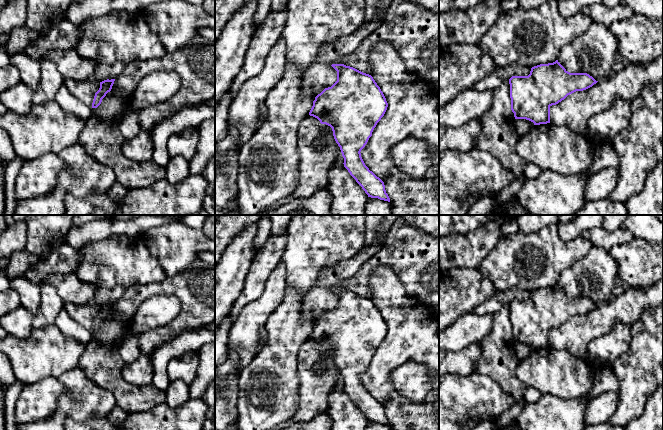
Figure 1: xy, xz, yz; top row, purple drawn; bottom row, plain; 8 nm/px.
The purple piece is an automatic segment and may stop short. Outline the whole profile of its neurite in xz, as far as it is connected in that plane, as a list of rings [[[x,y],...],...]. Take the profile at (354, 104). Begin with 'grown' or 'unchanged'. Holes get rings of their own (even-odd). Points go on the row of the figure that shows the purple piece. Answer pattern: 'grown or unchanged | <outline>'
unchanged | [[[344,64],[331,66],[337,71],[337,81],[315,97],[309,115],[332,128],[334,139],[344,158],[344,167],[368,197],[390,202],[384,182],[369,170],[360,153],[387,110],[386,98],[371,75]]]

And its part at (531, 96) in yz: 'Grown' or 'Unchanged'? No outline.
Unchanged

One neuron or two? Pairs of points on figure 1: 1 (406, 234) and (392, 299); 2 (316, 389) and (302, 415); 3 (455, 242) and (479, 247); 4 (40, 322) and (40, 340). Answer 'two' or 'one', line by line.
1: two
2: one
3: one
4: two

